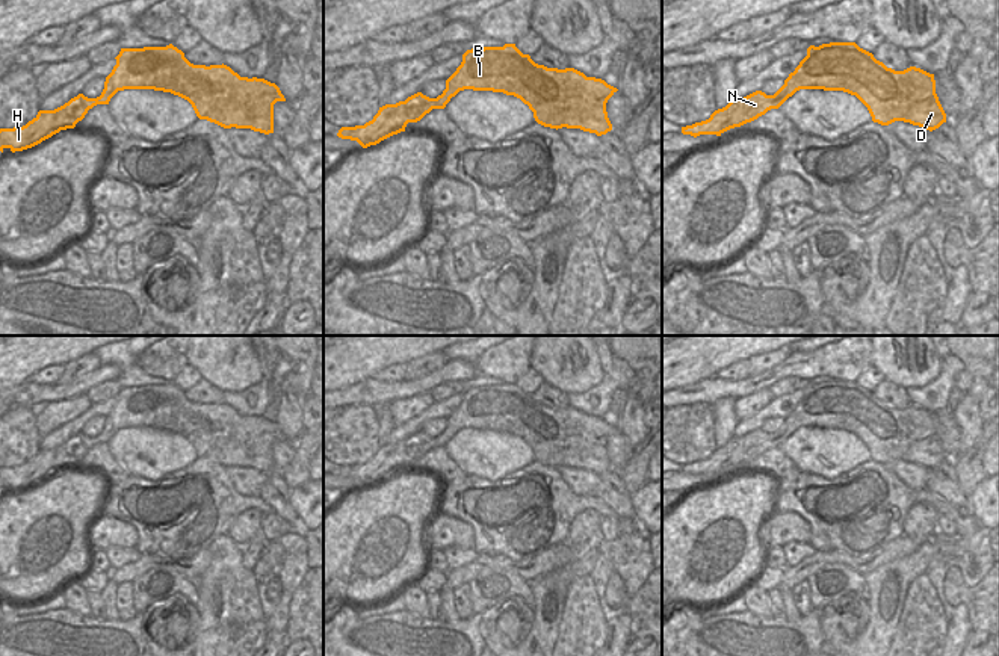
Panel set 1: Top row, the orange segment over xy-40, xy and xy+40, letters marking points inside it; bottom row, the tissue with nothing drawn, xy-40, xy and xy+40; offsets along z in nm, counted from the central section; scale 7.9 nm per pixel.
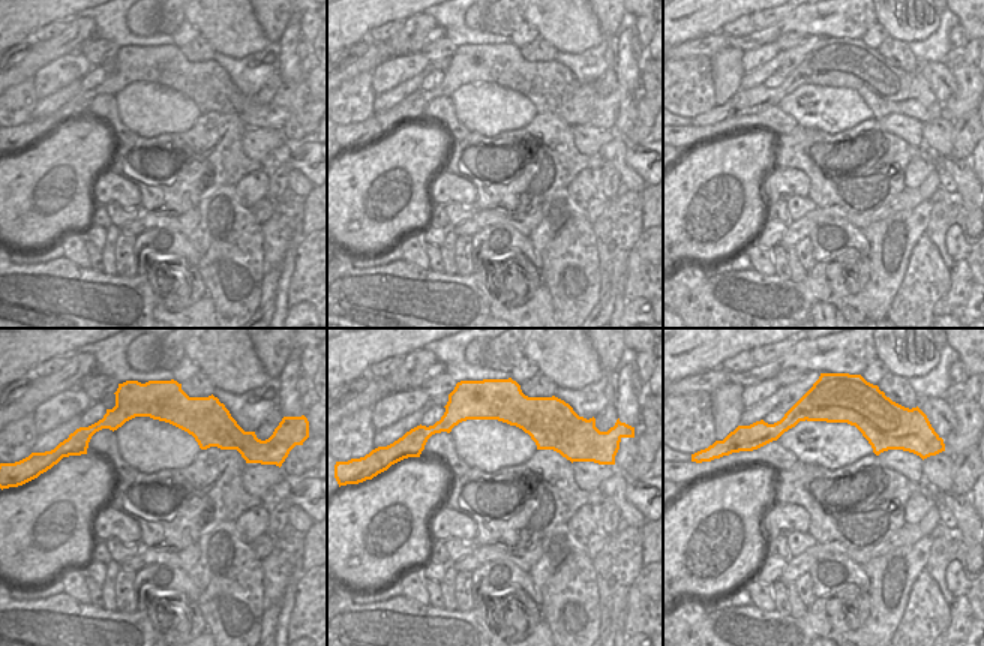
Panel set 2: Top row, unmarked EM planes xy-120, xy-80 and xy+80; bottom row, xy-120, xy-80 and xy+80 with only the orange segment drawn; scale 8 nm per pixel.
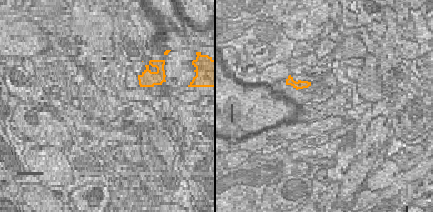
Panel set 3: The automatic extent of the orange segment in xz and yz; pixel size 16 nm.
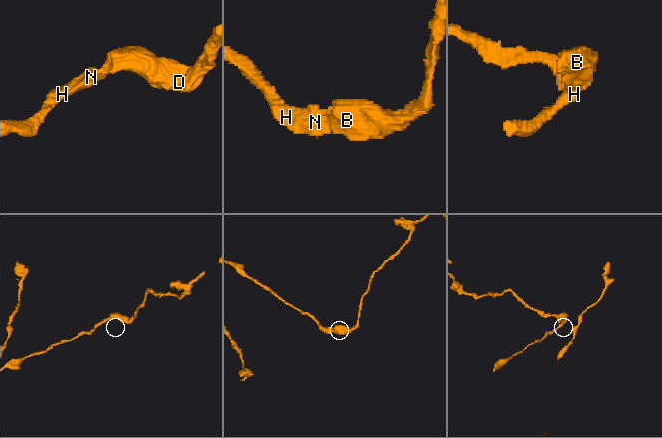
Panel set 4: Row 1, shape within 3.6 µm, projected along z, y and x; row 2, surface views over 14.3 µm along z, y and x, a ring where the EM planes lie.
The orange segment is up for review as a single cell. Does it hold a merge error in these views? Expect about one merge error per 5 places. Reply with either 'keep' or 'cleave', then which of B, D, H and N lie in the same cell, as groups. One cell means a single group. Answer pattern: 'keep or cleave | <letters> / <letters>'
keep | B D H N

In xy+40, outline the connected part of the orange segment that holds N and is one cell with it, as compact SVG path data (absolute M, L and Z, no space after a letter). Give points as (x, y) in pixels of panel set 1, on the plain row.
M830 381L810 384L807 395L774 434L756 429L744 437L733 437L709 458L682 466L682 472L694 476L721 475L771 447L778 447L800 428L843 429L855 434L868 446L872 460L881 464L904 460L933 470L946 461L936 432L934 413L916 405L895 410L855 381Z

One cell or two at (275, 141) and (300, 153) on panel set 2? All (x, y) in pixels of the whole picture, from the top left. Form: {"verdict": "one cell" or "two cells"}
{"verdict": "two cells"}

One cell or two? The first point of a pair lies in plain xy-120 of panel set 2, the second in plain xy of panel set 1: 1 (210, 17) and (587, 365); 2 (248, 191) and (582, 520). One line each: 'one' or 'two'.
1: one
2: one

